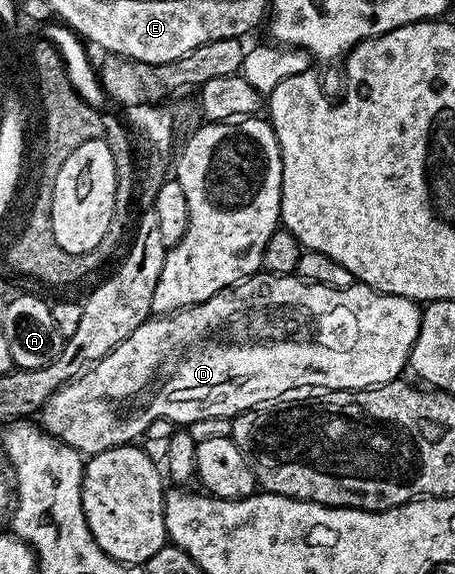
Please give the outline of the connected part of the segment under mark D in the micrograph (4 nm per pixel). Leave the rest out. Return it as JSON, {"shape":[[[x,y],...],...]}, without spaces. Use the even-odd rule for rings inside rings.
{"shape":[[[257,272],[243,282],[237,282],[234,286],[227,286],[219,290],[210,300],[199,302],[193,306],[187,306],[185,310],[178,310],[175,314],[167,316],[152,316],[142,323],[122,344],[118,344],[109,354],[102,356],[89,366],[80,377],[73,382],[67,382],[60,387],[54,396],[39,411],[38,418],[48,433],[54,435],[59,442],[64,442],[70,448],[80,451],[81,455],[91,456],[109,450],[115,446],[126,446],[137,441],[136,437],[147,435],[150,424],[159,418],[170,420],[173,424],[191,424],[198,420],[210,420],[211,418],[233,419],[236,415],[247,410],[257,409],[265,404],[271,404],[281,396],[288,396],[291,390],[299,386],[320,386],[321,391],[326,390],[367,390],[374,386],[381,386],[387,382],[397,381],[400,374],[409,365],[414,340],[420,331],[421,303],[406,296],[394,296],[393,294],[379,294],[374,288],[363,284],[353,284],[346,288],[334,288],[323,286],[313,282],[305,282],[303,278],[297,278],[291,274],[269,274]]]}

